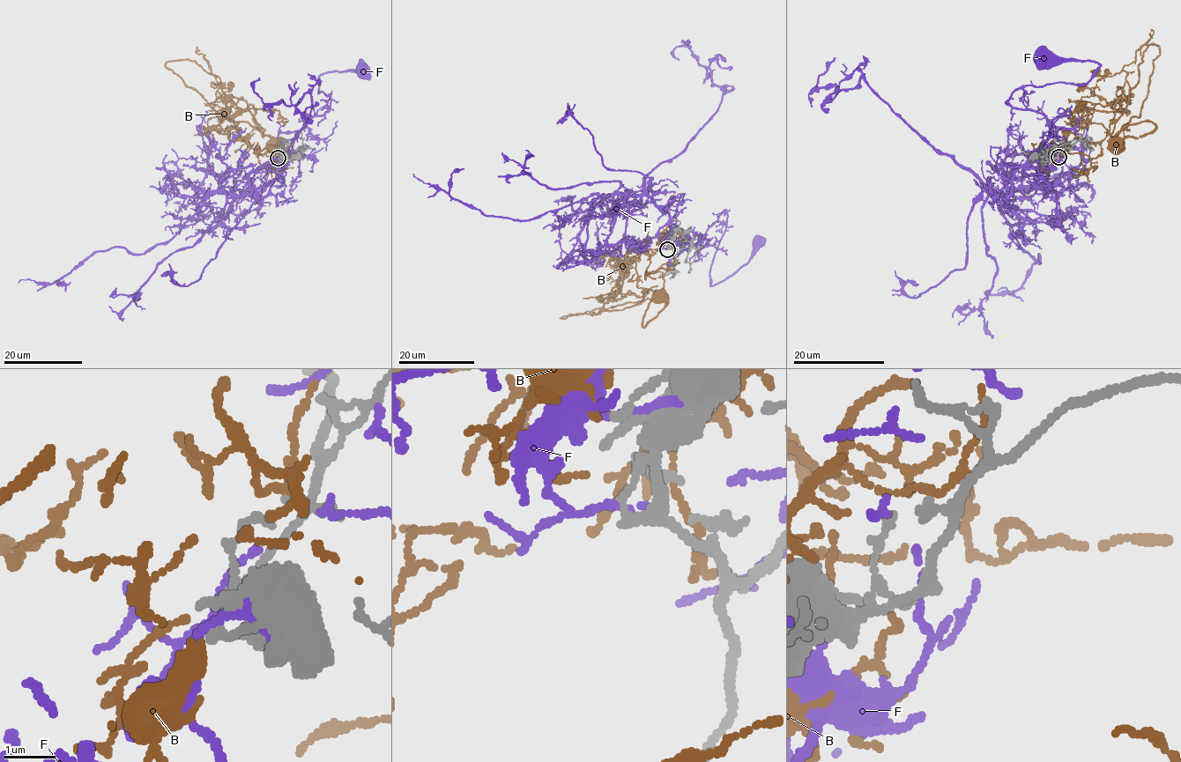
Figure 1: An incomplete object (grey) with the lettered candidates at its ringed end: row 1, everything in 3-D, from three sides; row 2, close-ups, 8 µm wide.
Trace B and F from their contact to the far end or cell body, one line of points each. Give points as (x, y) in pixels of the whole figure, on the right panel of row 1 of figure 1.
B: (1058, 149), (1035, 153), (1085, 110), (1121, 97), (1119, 116), (1156, 44), (1122, 128), (1155, 128), (1117, 144)
F: (1057, 157), (1054, 166), (1022, 166), (1051, 125), (1023, 104), (1023, 88), (1082, 85), (1099, 64), (1043, 59)

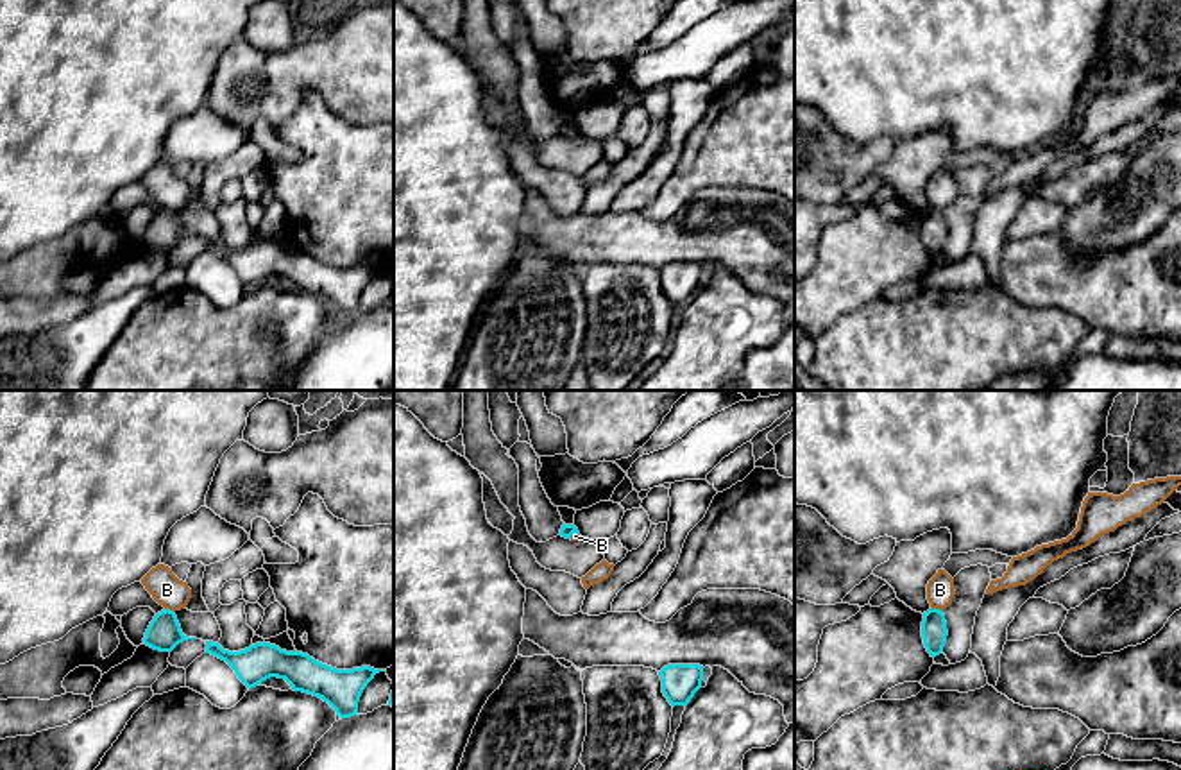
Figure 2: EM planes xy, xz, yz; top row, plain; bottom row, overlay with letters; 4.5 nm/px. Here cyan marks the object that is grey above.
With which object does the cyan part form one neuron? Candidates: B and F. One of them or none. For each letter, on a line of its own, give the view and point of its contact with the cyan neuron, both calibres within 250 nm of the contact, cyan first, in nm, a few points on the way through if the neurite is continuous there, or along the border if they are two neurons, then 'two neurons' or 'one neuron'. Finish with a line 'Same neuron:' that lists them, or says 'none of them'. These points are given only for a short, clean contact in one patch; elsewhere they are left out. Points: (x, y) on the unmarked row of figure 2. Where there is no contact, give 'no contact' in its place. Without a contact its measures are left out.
B: yz (936, 208) | 120/130 nm | along yz (931, 206), (942, 210) | two neurons
F: no contact | two neurons
Same neuron: none of them

